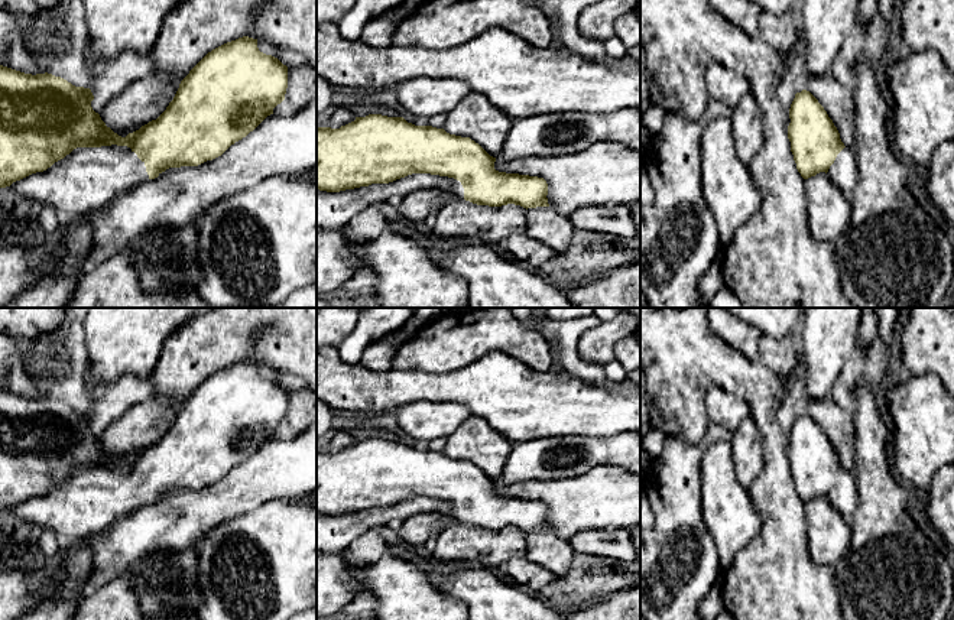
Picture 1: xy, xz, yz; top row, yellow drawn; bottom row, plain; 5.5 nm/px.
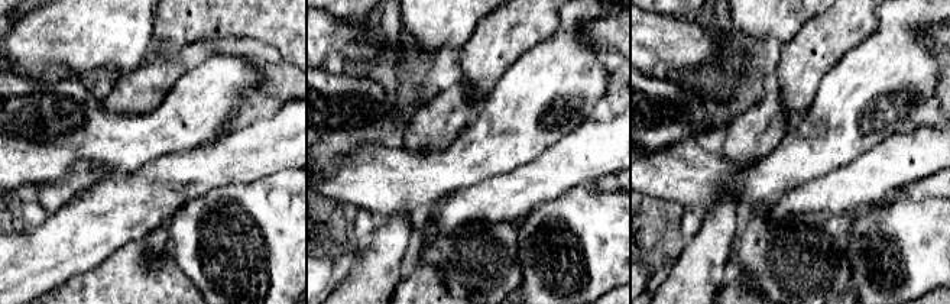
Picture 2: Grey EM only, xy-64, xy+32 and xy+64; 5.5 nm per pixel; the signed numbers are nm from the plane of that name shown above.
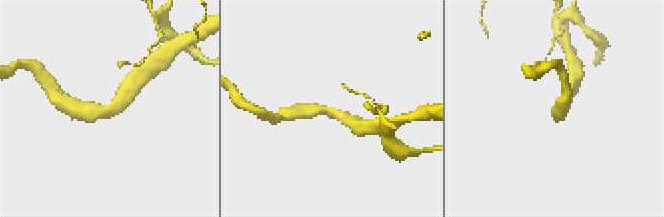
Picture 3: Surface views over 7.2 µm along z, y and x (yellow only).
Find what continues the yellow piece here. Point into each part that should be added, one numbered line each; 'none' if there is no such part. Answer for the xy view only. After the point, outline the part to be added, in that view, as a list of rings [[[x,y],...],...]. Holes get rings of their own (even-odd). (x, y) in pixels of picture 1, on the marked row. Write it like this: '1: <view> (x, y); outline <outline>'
1: xy (88, 178); outline [[[111,145],[77,147],[46,171],[16,181],[9,188],[26,202],[53,207],[69,223],[146,181],[145,162],[130,147]]]

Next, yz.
1: yz (843, 171); outline [[[844,147],[828,169],[828,176],[841,188],[847,198],[851,197],[856,185],[856,153],[850,147]]]

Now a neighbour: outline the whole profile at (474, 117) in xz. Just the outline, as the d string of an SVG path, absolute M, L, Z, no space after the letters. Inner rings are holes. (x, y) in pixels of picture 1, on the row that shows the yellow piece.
M473 92L447 113L444 130L470 137L497 159L512 124L512 117L493 107L484 95Z

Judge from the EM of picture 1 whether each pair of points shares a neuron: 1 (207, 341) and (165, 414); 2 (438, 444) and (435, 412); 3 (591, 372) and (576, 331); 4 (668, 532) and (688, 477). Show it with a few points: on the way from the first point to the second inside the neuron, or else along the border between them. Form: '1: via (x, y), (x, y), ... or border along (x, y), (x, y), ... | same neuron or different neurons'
1: border along (153, 393), (171, 402), (182, 402) | different neurons
2: border along (445, 437), (428, 441) | different neurons
3: via (580, 366), (571, 357), (571, 343) | same neuron
4: via (677, 519), (677, 490) | same neuron

